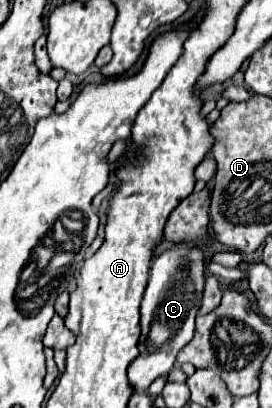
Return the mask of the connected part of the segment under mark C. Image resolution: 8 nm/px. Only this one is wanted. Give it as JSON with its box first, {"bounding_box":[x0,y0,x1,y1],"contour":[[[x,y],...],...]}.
{"bounding_box":[128,242,206,392],"contour":[[[180,242],[162,252],[150,270],[150,280],[142,300],[142,336],[140,336],[140,356],[130,364],[128,378],[136,392],[146,392],[148,386],[172,370],[174,358],[184,344],[194,336],[194,318],[200,310],[200,298],[204,292],[204,270],[206,256],[200,242]]]}

